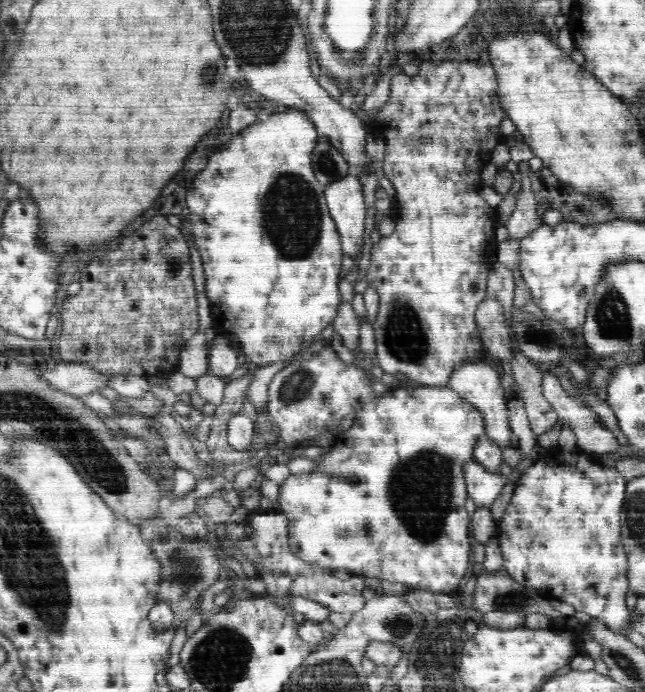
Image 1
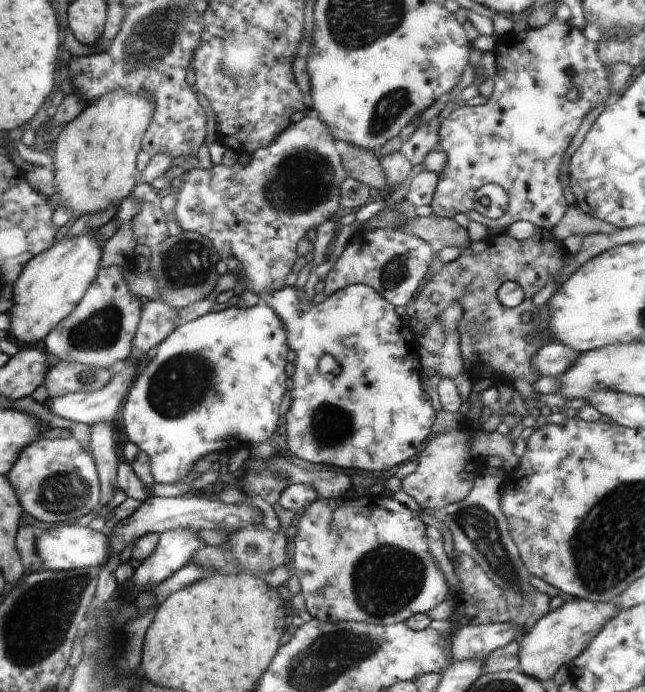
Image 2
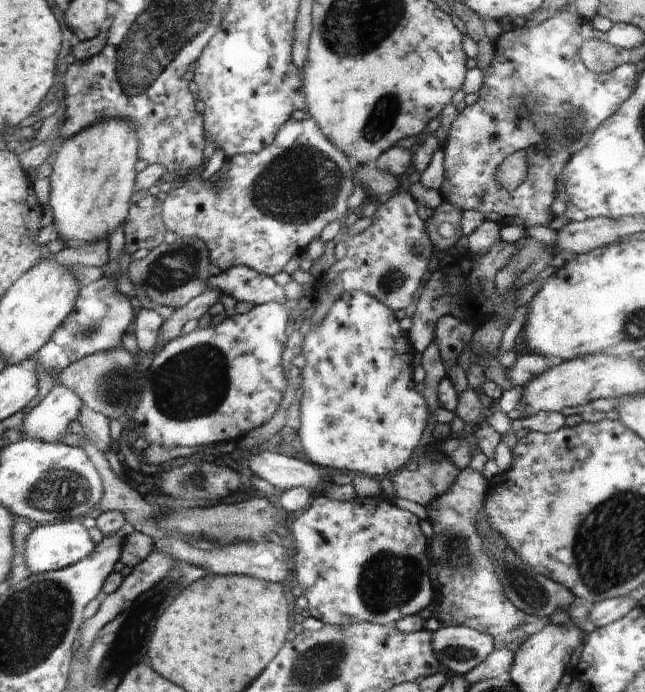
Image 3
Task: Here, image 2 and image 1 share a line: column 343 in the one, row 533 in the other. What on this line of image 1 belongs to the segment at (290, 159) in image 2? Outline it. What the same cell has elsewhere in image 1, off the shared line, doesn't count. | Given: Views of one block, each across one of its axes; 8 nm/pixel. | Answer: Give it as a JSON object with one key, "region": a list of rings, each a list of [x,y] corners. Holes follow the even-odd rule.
{"region":[[[169,526],[170,532],[165,537],[159,537],[148,542],[154,557],[161,565],[160,586],[158,586],[158,603],[165,602],[173,611],[172,628],[182,626],[192,615],[198,613],[196,604],[200,602],[202,592],[208,590],[216,580],[220,579],[223,565],[219,547],[210,542],[199,543],[184,537],[178,528]],[[162,538],[162,540],[160,540]]]}

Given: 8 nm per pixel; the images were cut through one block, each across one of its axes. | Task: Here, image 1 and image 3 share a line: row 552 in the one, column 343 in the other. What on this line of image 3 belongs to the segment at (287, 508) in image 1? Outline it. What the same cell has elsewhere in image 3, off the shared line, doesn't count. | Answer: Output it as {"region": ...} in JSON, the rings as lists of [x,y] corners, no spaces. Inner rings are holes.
{"region":[[[346,290],[342,292],[342,296],[330,306],[328,314],[322,318],[322,324],[312,326],[310,331],[302,342],[301,355],[305,357],[306,364],[301,369],[302,383],[299,382],[303,389],[303,394],[300,400],[300,427],[297,430],[298,438],[296,443],[302,450],[311,463],[318,464],[324,467],[330,467],[340,470],[349,470],[354,472],[363,472],[369,477],[386,476],[390,472],[397,472],[401,466],[407,465],[420,444],[422,432],[426,428],[428,422],[428,412],[426,409],[426,402],[424,396],[416,390],[416,383],[414,382],[414,358],[415,349],[411,342],[411,337],[408,332],[402,329],[400,321],[396,319],[395,311],[391,310],[378,302],[374,296],[360,292],[360,290]]]}

